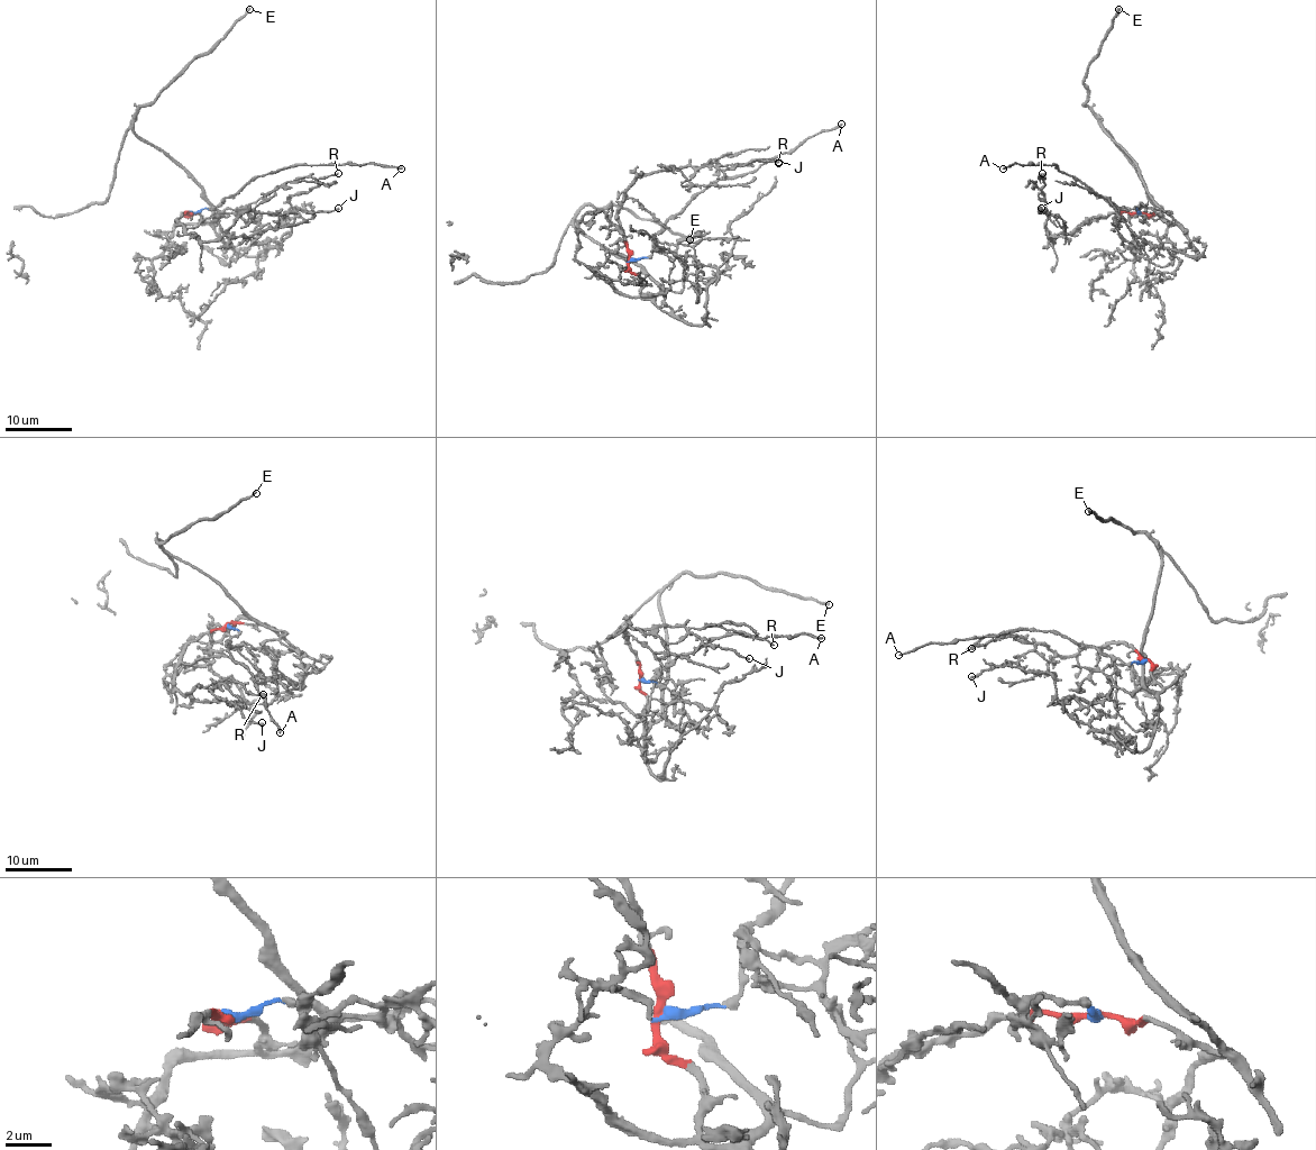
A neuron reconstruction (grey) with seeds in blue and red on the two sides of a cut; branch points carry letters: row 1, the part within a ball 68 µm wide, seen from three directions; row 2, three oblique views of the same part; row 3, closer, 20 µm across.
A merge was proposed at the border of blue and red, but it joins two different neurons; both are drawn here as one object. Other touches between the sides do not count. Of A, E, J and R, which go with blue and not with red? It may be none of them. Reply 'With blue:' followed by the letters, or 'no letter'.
With blue: A

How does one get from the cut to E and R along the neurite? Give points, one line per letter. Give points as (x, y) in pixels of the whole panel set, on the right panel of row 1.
E: (1139, 212), (1177, 224), (1151, 194), (1138, 165), (1085, 105), (1086, 67), (1097, 56), (1100, 42), (1120, 8)
R: (1139, 212), (1116, 212), (1087, 220), (1052, 240), (1047, 227), (1043, 178), (1038, 178), (1041, 172)

